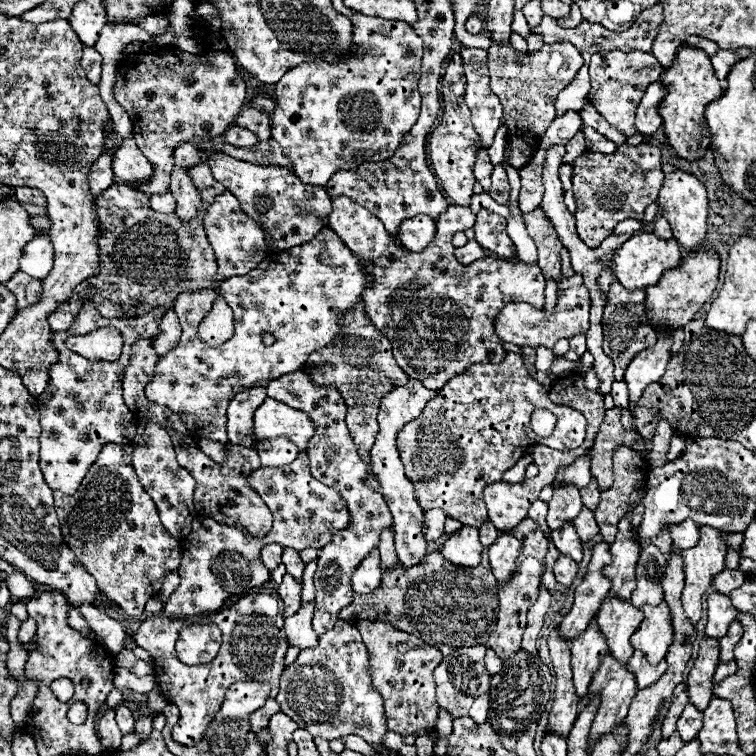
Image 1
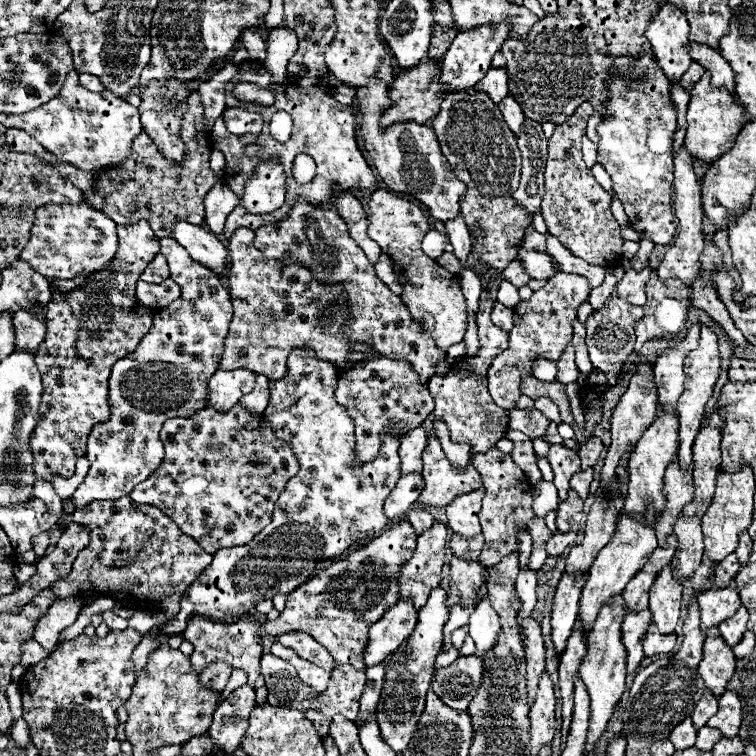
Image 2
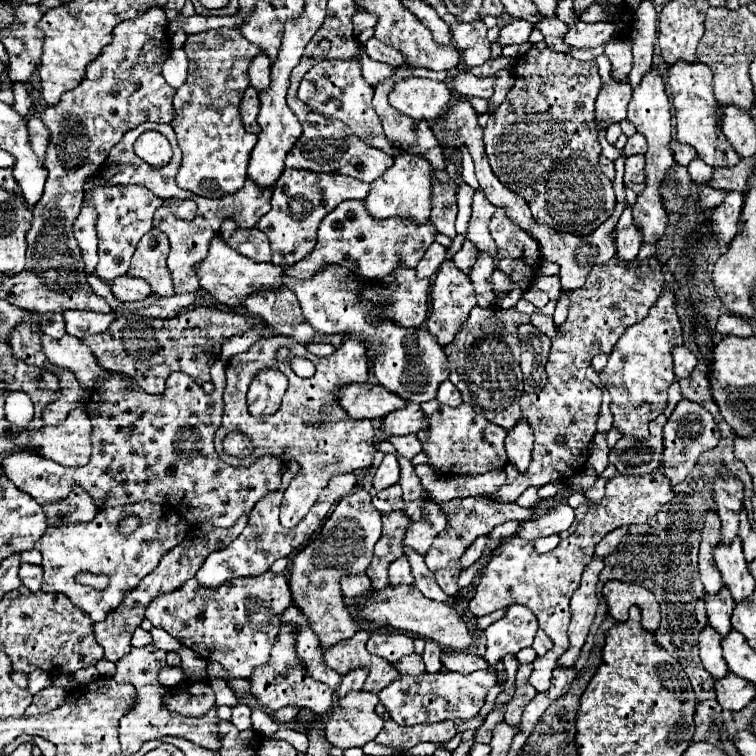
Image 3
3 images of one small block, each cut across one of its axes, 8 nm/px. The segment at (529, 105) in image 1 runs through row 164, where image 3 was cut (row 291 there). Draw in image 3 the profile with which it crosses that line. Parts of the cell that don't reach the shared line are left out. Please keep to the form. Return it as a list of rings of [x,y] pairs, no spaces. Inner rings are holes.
[[[504,208],[496,210],[496,214],[492,216],[490,232],[492,232],[492,238],[496,240],[496,246],[498,246],[498,260],[500,260],[498,270],[502,270],[514,284],[514,290],[508,292],[504,298],[500,298],[500,306],[502,308],[514,308],[516,302],[522,298],[522,294],[528,290],[528,286],[534,284],[534,280],[538,276],[540,248],[536,246],[536,240],[532,240],[532,236],[526,236],[526,232],[522,232],[522,228],[516,228],[516,224],[512,224],[508,220]]]

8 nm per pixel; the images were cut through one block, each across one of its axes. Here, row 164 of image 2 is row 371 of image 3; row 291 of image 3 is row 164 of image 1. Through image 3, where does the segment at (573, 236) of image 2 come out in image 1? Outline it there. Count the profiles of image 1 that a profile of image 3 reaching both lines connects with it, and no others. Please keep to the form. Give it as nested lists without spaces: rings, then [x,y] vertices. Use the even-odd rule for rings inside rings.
[[[622,144],[620,148],[616,148],[614,154],[584,152],[580,158],[574,160],[574,164],[572,192],[578,206],[576,228],[586,246],[600,246],[600,242],[612,234],[614,226],[620,220],[636,218],[645,224],[644,211],[648,204],[656,202],[658,192],[664,184],[660,148],[652,144]]]

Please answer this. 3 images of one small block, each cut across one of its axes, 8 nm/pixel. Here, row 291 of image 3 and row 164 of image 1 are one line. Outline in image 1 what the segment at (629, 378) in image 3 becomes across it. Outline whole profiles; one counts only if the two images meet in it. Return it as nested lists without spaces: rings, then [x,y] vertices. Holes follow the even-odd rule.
[[[664,164],[662,166],[662,172],[666,174],[666,180],[664,180],[664,188],[660,190],[660,200],[658,200],[658,206],[660,206],[660,212],[662,216],[668,218],[668,222],[672,224],[672,232],[674,232],[674,238],[690,252],[698,250],[706,238],[706,218],[708,218],[708,198],[706,198],[706,190],[704,190],[704,184],[700,180],[696,180],[696,176],[692,174],[686,174],[670,164]]]

